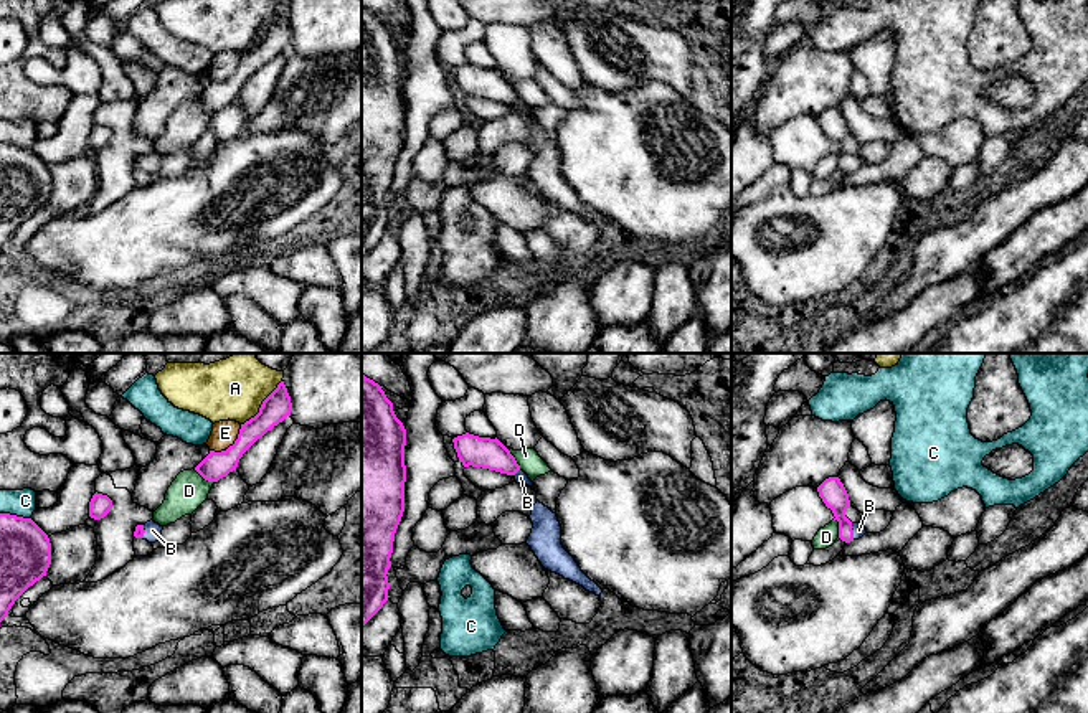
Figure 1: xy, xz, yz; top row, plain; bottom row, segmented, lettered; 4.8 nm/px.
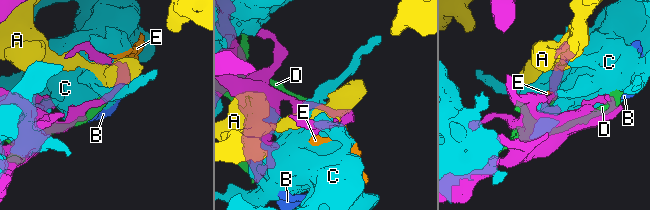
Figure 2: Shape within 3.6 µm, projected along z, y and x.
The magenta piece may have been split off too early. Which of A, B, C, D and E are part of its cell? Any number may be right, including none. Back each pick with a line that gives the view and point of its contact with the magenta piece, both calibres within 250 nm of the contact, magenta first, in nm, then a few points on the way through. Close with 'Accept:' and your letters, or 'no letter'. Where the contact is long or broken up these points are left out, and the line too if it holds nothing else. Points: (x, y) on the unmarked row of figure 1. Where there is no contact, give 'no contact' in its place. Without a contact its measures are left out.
B: contact yz (852, 162); calibres 130 and 60 nm; way yz (832, 122), (852, 162), (859, 160)
Accept: B

